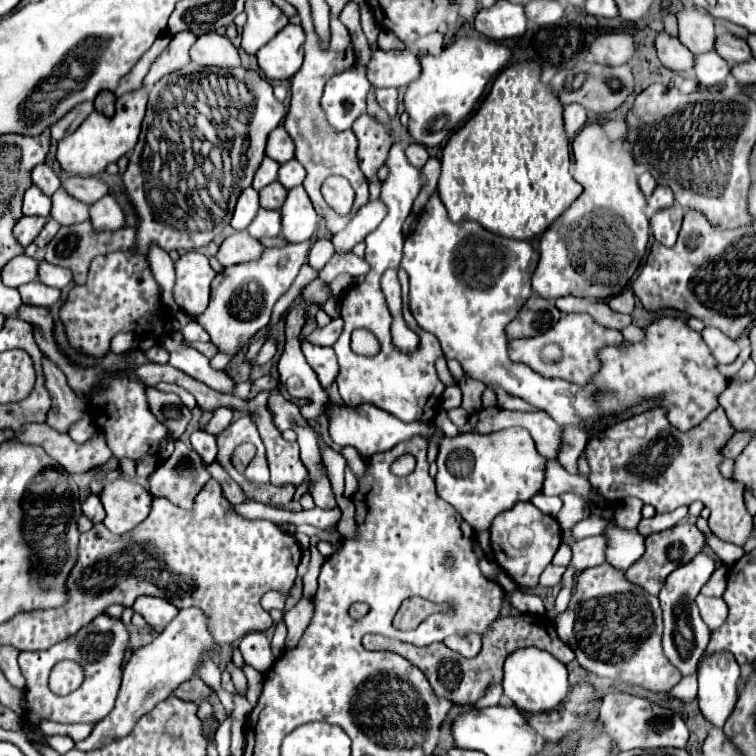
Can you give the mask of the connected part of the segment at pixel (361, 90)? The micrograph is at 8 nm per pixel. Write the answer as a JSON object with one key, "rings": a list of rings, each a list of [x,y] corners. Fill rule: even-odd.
{"rings":[[[356,64],[354,68],[334,74],[322,94],[322,110],[328,124],[334,130],[346,130],[352,122],[366,112],[366,94],[370,82],[366,78],[366,68]]]}

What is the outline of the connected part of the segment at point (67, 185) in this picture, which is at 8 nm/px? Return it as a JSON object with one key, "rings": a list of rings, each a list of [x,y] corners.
{"rings":[[[70,176],[68,180],[62,182],[64,190],[68,190],[70,194],[74,194],[74,198],[86,202],[86,204],[94,204],[98,202],[102,196],[108,194],[108,184],[100,178],[82,178],[82,176]]]}

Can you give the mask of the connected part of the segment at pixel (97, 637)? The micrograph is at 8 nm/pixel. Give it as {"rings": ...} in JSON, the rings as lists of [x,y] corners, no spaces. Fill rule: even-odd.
{"rings":[[[100,614],[88,626],[78,630],[72,638],[66,638],[50,646],[48,650],[20,652],[18,664],[26,678],[26,700],[30,708],[30,714],[26,716],[26,726],[38,726],[42,718],[62,724],[74,724],[74,722],[96,724],[102,716],[106,716],[112,710],[120,688],[120,672],[126,642],[128,642],[128,630],[124,628],[124,624],[116,618]],[[58,660],[76,660],[78,664],[84,666],[86,672],[82,686],[68,696],[56,696],[52,690],[48,690],[48,674]]]}

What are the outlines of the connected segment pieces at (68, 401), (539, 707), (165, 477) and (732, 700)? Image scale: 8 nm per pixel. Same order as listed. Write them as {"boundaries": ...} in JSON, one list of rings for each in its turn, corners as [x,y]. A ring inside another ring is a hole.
{"boundaries":[[[[44,358],[44,376],[46,388],[52,394],[52,408],[48,412],[46,424],[50,424],[54,430],[66,432],[70,422],[76,422],[78,414],[82,414],[84,402],[70,390],[62,370],[48,358]]],[[[526,648],[516,650],[506,658],[504,662],[504,682],[502,682],[504,694],[526,714],[540,714],[550,712],[556,706],[560,706],[570,690],[568,684],[568,672],[562,662],[558,662],[550,652],[538,650],[538,648]]],[[[176,440],[174,454],[156,466],[148,484],[152,496],[164,496],[182,508],[190,508],[194,496],[208,480],[210,472],[202,458],[182,440]]],[[[716,654],[702,662],[698,672],[698,704],[712,726],[724,728],[730,718],[738,700],[738,680],[740,666],[732,654]]]]}

